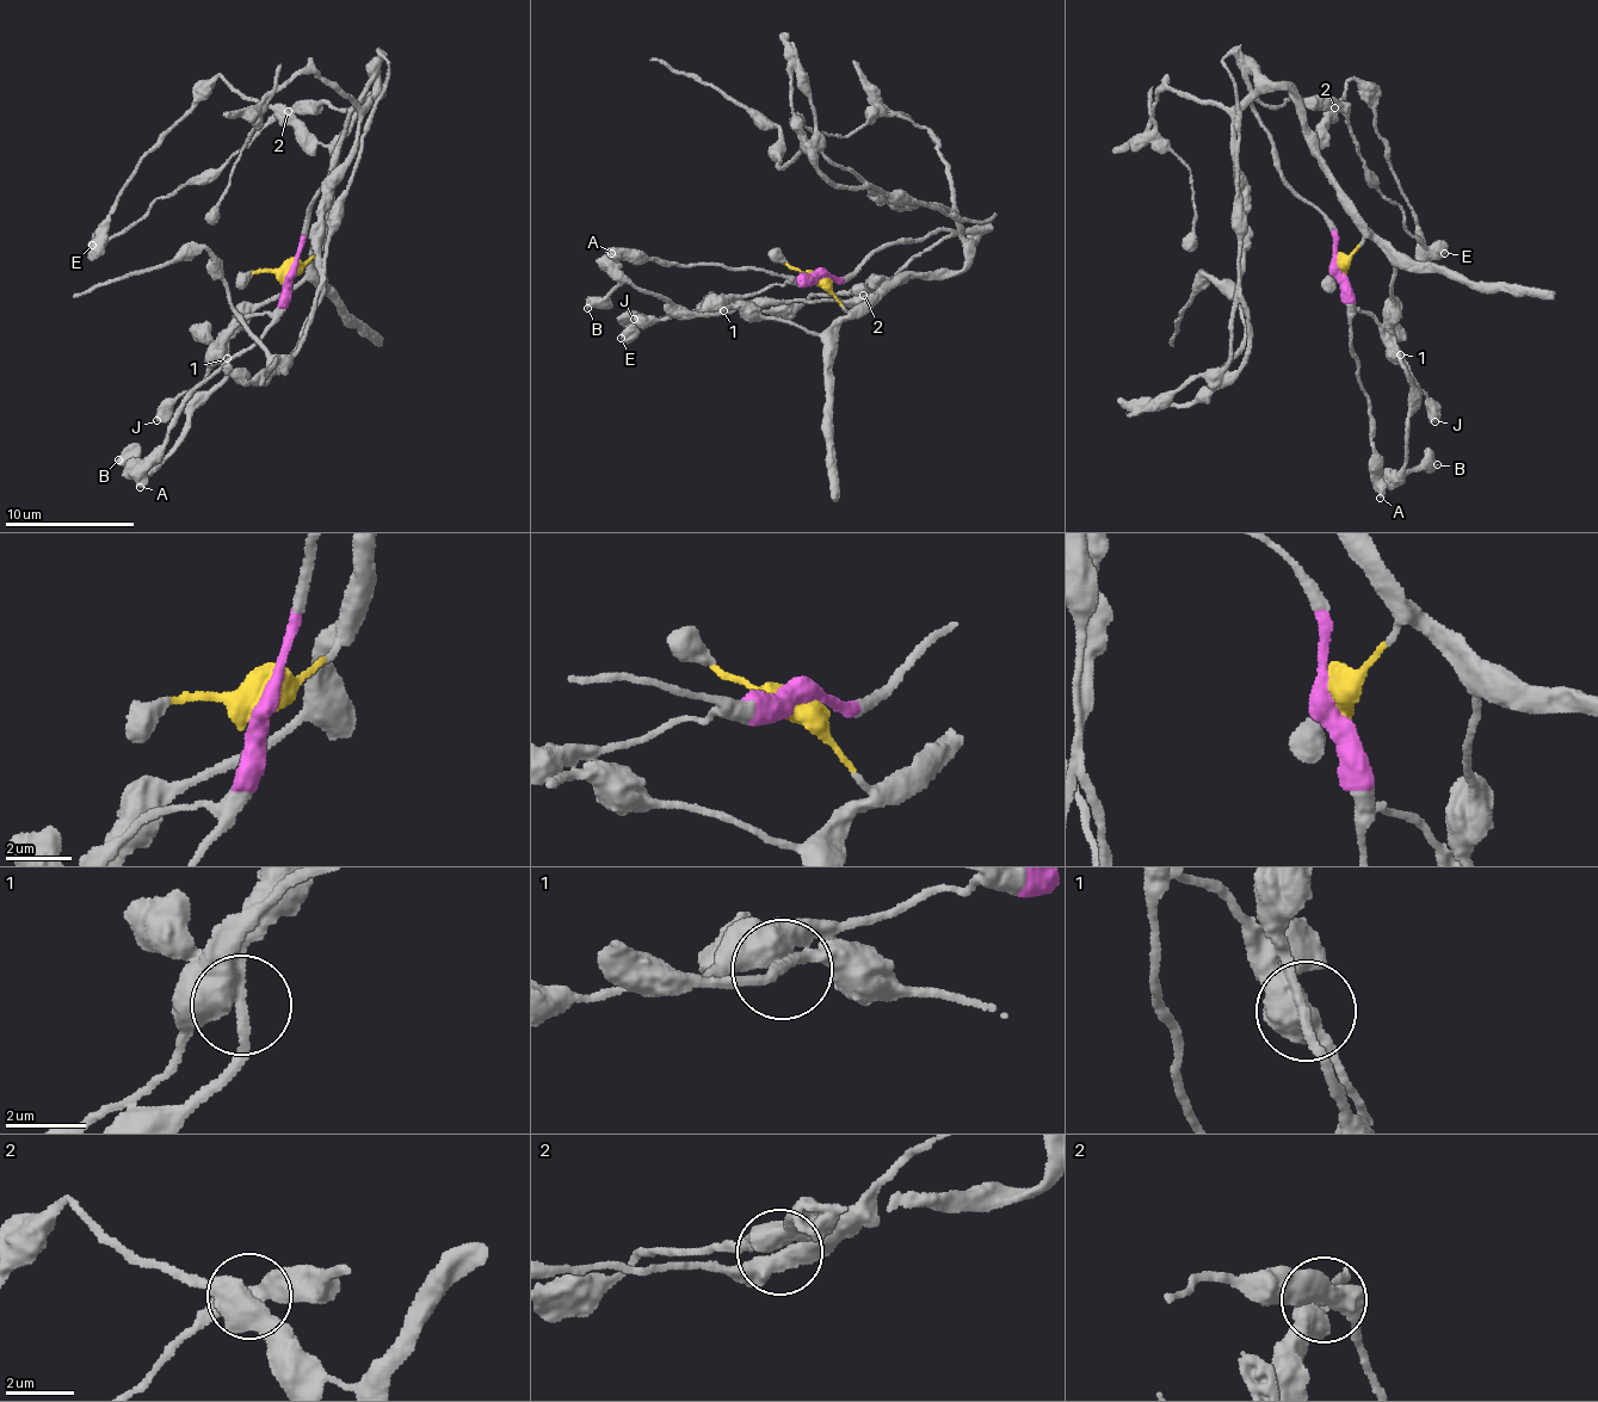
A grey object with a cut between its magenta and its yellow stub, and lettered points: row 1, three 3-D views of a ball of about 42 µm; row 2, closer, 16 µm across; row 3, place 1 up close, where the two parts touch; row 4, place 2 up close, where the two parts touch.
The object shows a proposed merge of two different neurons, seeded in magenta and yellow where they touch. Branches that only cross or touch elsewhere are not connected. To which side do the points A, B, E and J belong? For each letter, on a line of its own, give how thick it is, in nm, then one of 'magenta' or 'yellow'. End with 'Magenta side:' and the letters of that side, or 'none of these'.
A: 550 nm thick; magenta
B: 550 nm thick; yellow
E: 750 nm thick; magenta
J: 600 nm thick; magenta
Magenta side: A, E, J

